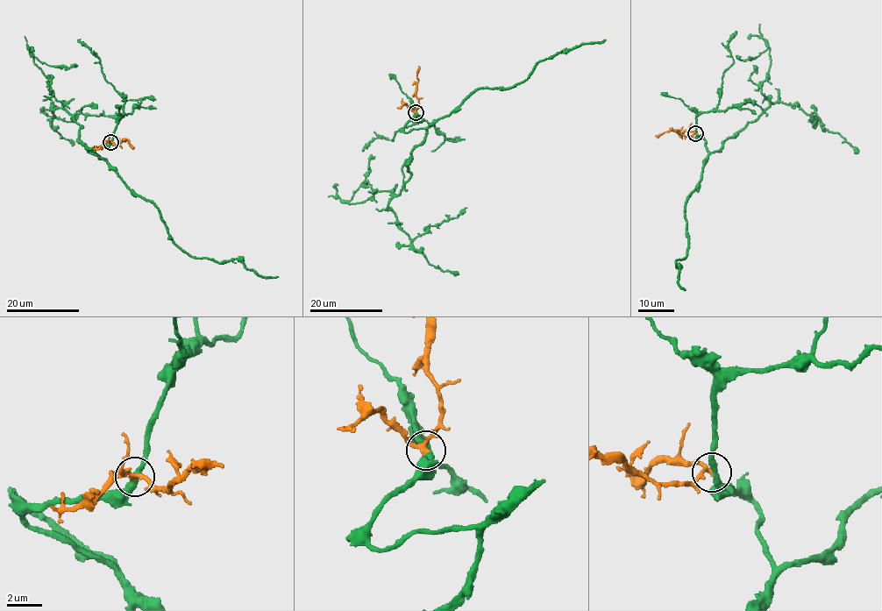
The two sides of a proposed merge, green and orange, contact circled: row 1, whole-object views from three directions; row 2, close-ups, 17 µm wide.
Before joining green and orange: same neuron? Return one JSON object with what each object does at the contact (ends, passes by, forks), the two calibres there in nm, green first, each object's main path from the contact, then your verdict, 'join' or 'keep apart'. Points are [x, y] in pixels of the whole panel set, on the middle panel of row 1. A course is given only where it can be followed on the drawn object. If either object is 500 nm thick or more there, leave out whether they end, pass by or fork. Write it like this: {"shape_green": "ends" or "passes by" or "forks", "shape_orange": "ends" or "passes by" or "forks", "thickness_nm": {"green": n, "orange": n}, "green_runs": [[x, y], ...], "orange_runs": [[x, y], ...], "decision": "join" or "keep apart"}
{"shape_green": "passes by", "shape_orange": "passes by", "thickness_nm": {"green": 340, "orange": 240}, "green_runs": [[416, 112], [405, 132], [429, 126], [479, 89], [511, 88], [526, 79], [538, 62], [606, 39]], "orange_runs": [[416, 112], [418, 66]], "decision": "keep apart"}

